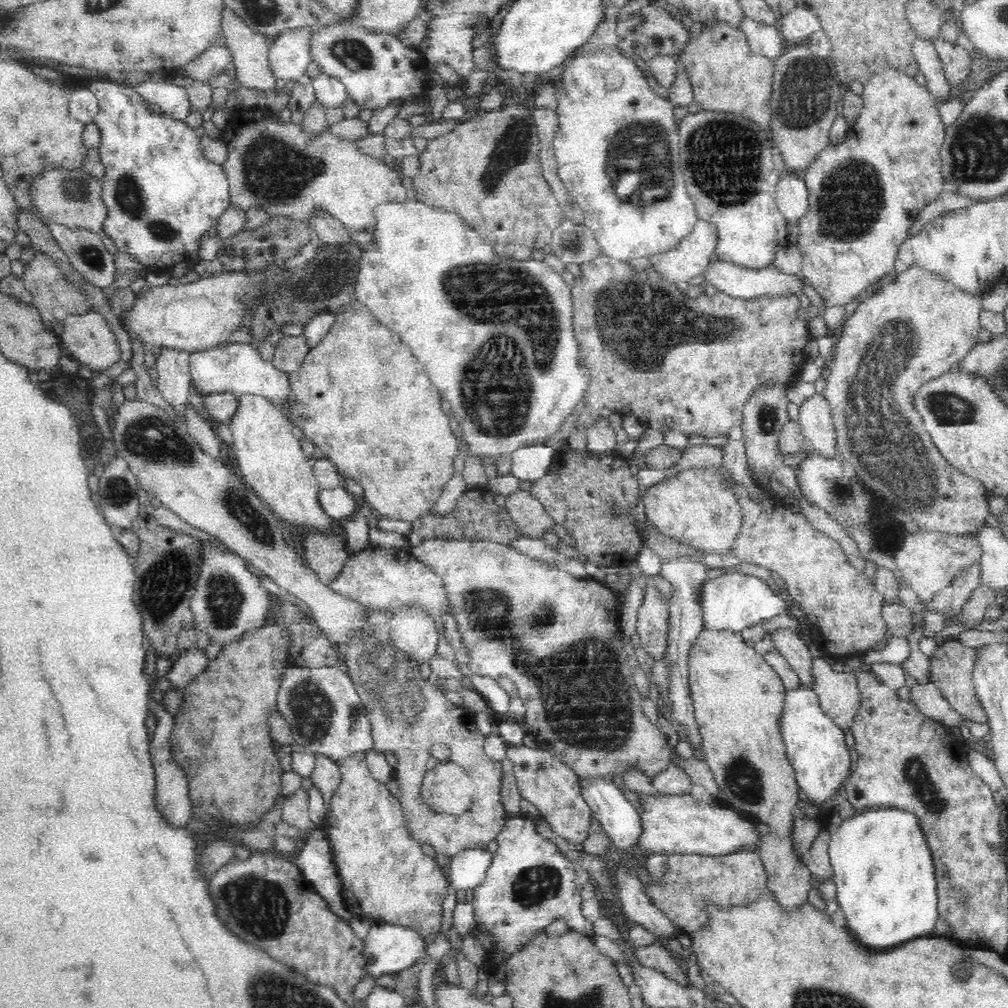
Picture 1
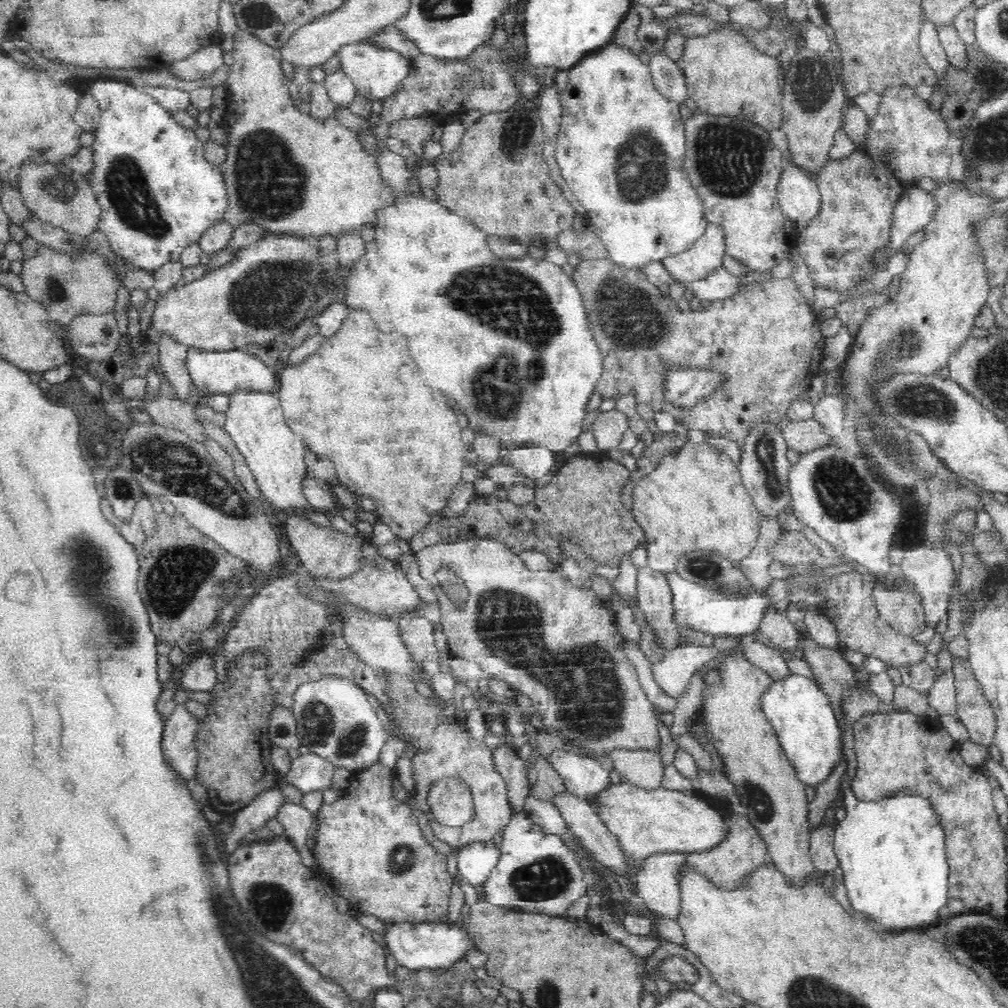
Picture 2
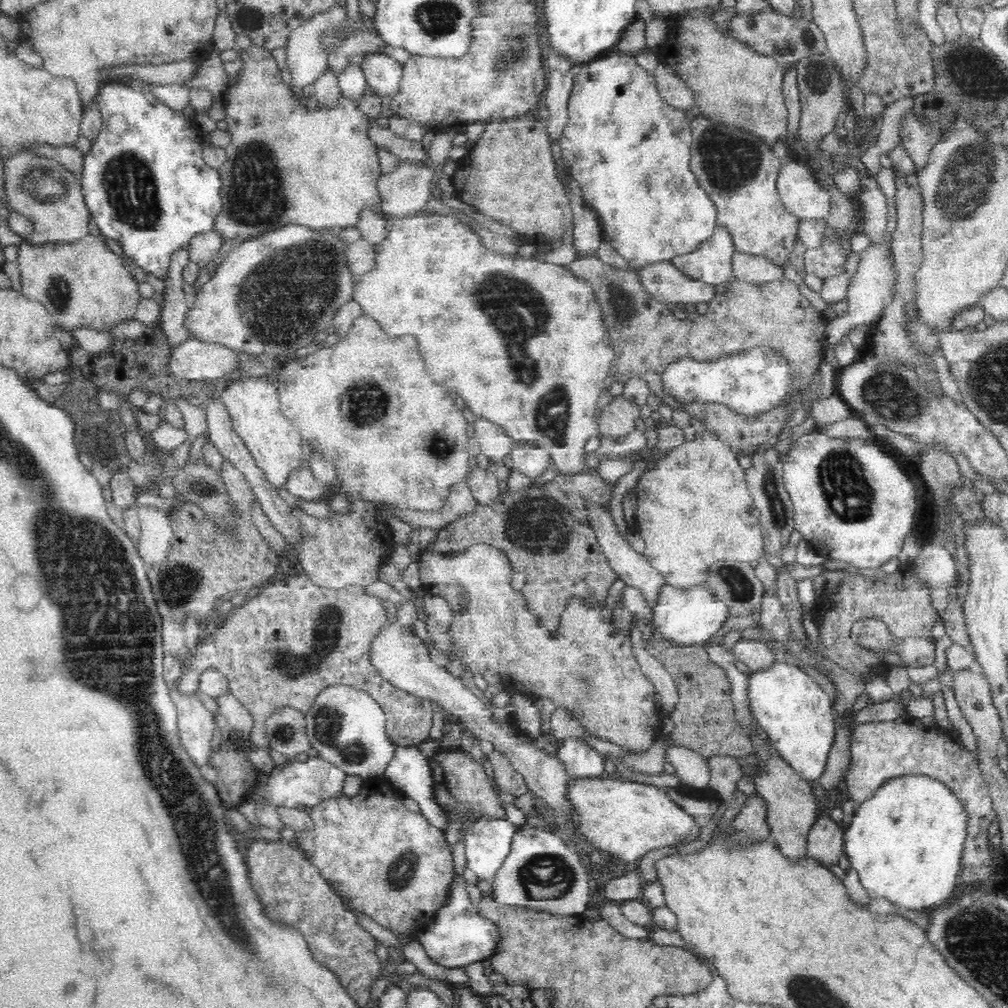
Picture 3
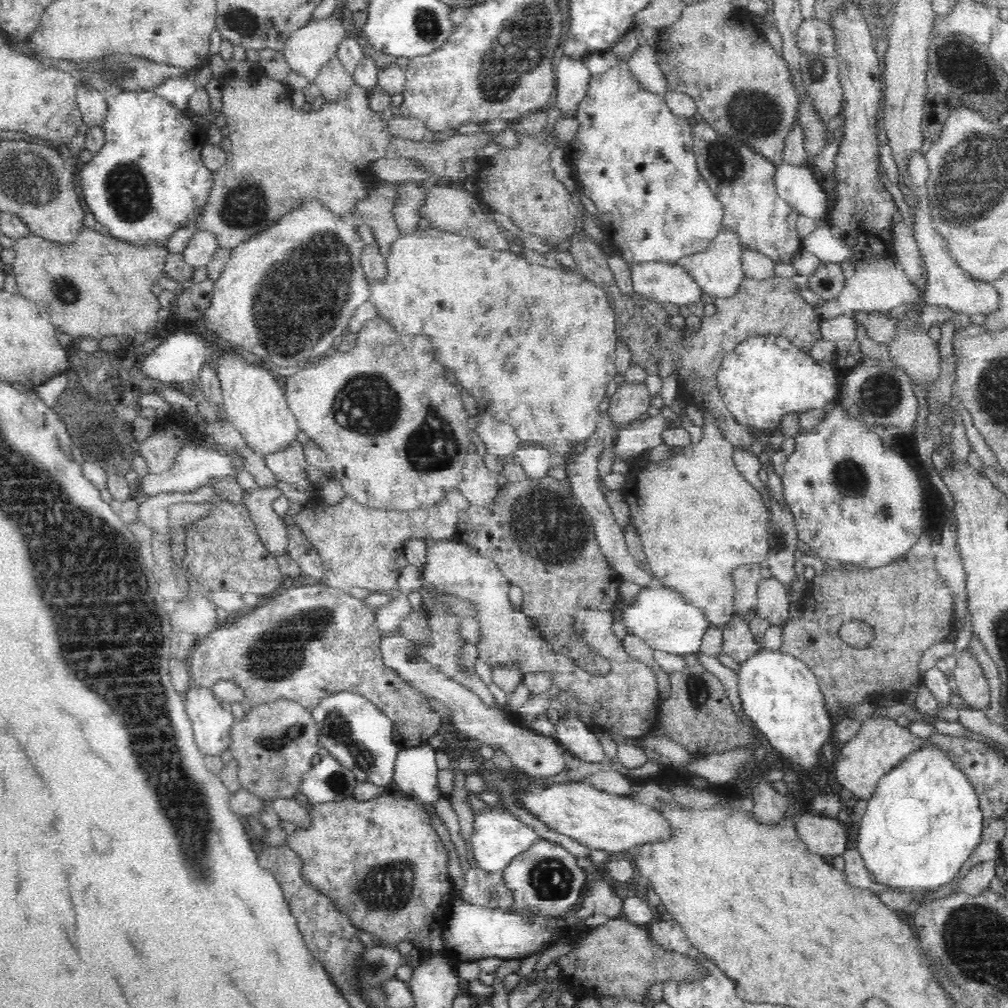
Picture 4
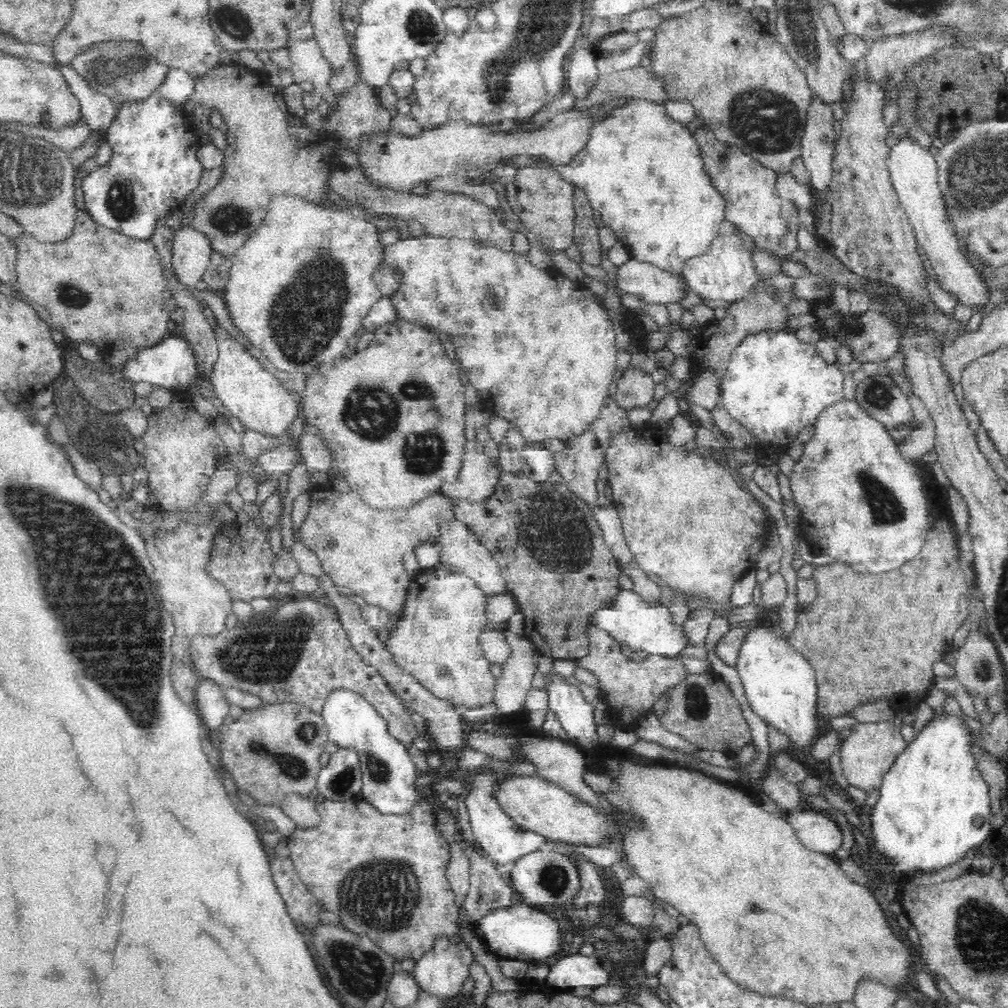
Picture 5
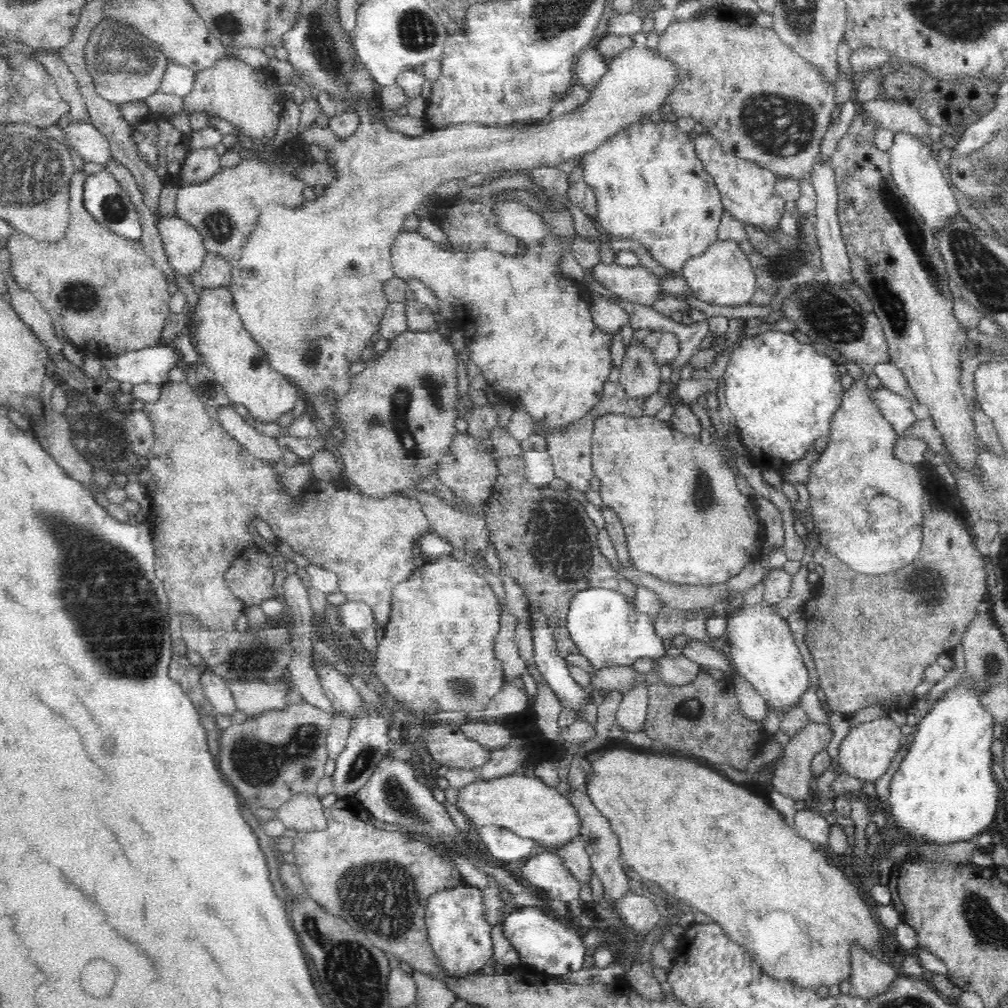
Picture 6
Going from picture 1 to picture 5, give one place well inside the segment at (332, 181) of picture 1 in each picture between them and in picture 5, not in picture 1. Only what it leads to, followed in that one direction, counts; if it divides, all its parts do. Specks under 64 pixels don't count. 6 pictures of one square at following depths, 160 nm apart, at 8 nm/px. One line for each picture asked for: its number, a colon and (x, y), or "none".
2: (292, 174)
3: (286, 165)
4: (279, 156)
5: (277, 153)

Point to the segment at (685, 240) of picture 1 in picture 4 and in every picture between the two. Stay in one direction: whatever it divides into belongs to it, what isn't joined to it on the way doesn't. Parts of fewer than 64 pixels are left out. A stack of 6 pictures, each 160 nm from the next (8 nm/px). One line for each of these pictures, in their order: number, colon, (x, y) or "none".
2: (704, 255)
3: (711, 262)
4: (717, 269)

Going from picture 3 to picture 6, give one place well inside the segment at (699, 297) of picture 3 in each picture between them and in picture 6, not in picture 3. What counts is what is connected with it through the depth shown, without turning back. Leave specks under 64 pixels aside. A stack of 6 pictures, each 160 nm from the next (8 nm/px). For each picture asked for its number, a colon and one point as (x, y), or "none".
4: (658, 282)
5: (654, 286)
6: (637, 284)

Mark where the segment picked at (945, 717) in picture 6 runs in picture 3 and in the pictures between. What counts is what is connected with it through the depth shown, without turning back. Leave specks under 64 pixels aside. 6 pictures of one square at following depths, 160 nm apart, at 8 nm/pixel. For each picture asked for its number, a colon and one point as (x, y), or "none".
3: (905, 844)
4: (923, 822)
5: (934, 807)

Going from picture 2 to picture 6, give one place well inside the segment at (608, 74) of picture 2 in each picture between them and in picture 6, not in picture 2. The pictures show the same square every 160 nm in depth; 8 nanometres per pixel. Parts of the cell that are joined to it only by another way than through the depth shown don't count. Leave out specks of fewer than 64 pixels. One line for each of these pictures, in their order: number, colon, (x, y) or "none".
3: (629, 150)
4: (634, 158)
5: (643, 171)
6: (651, 187)

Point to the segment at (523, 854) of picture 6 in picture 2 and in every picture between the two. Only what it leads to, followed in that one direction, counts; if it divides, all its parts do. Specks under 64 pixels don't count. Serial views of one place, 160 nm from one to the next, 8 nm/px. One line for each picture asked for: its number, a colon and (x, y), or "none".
2: (475, 862)
3: (487, 842)
4: (497, 838)
5: (499, 838)

